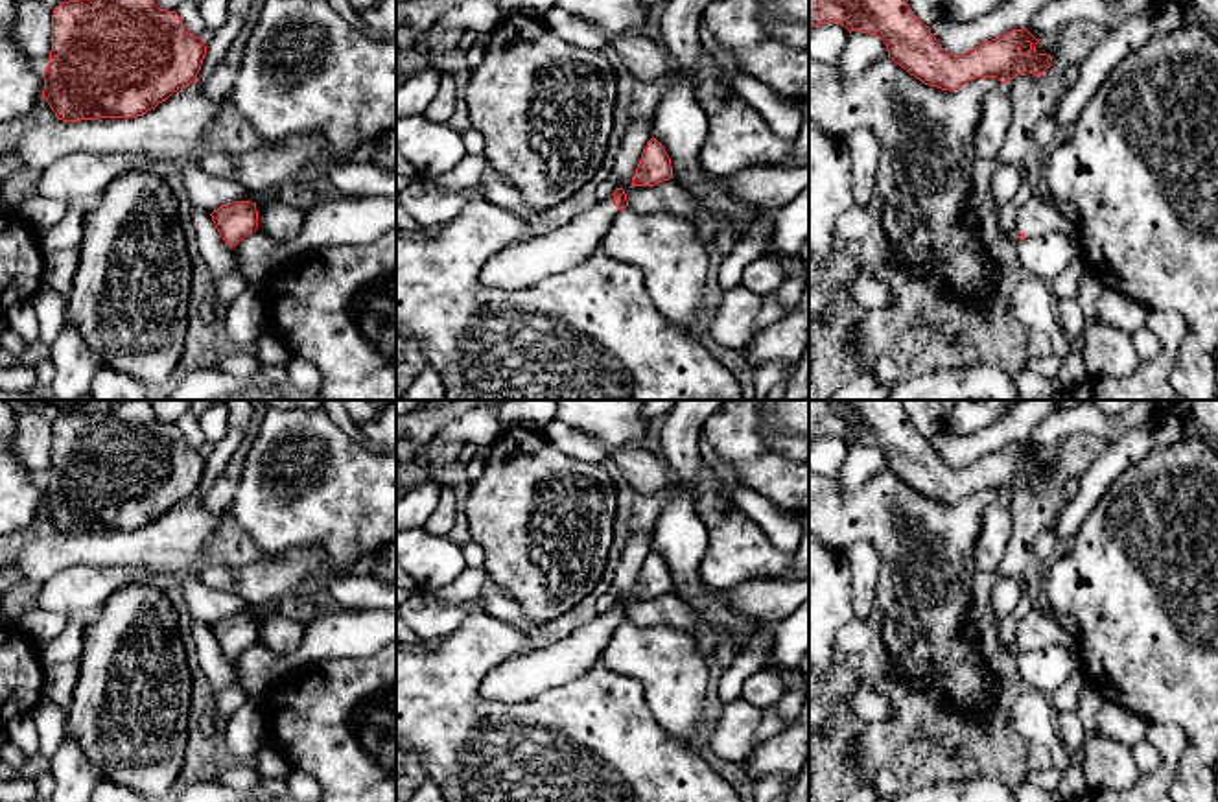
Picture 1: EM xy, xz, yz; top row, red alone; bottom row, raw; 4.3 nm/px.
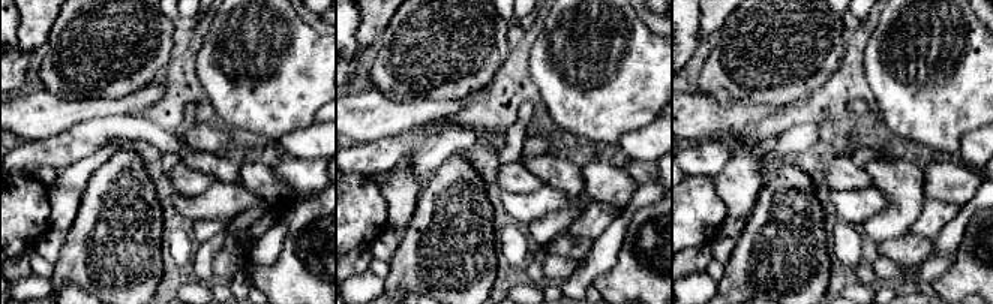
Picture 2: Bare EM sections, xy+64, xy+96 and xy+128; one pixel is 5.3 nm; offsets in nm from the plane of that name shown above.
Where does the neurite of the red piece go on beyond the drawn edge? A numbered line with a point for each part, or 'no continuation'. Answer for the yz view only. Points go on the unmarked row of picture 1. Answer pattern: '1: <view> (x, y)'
1: yz (1038, 629)

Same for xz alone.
1: xz (524, 677)

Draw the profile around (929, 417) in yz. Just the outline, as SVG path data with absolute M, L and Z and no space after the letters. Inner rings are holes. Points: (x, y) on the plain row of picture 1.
M899 400L908 420L925 439L945 430L954 406L960 400Z

